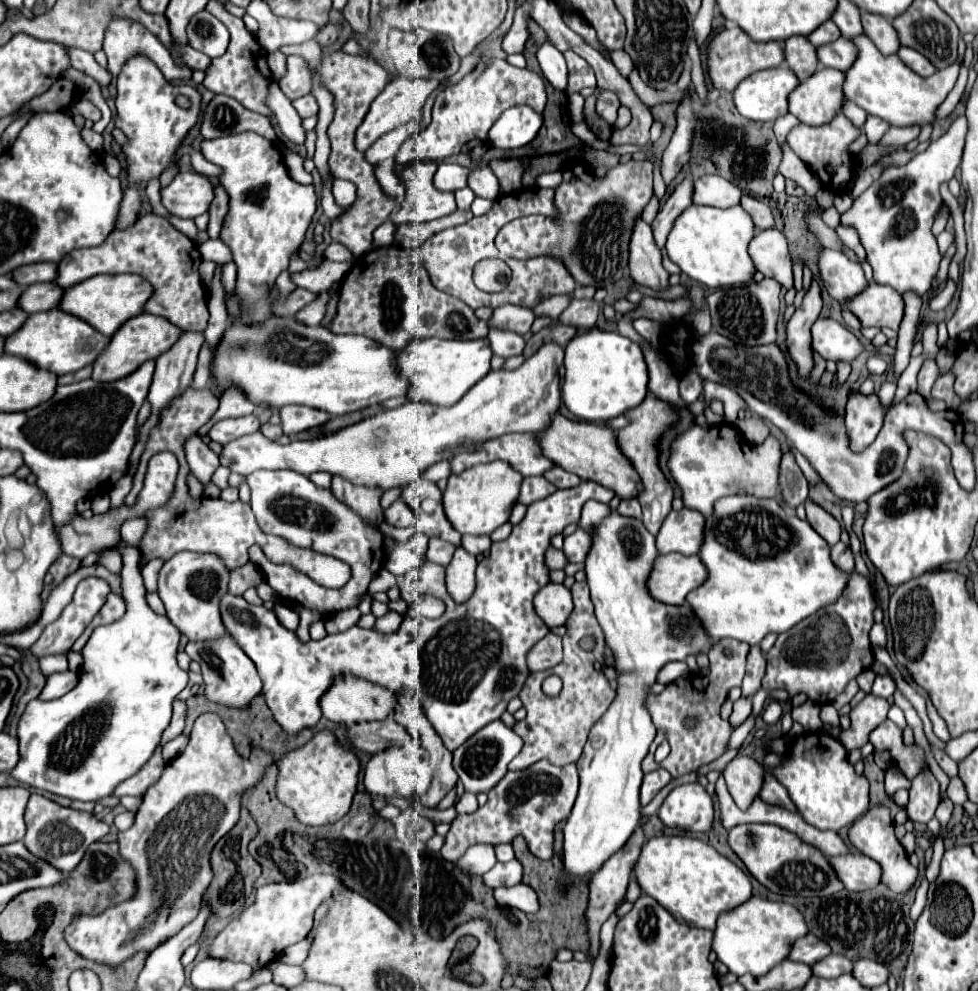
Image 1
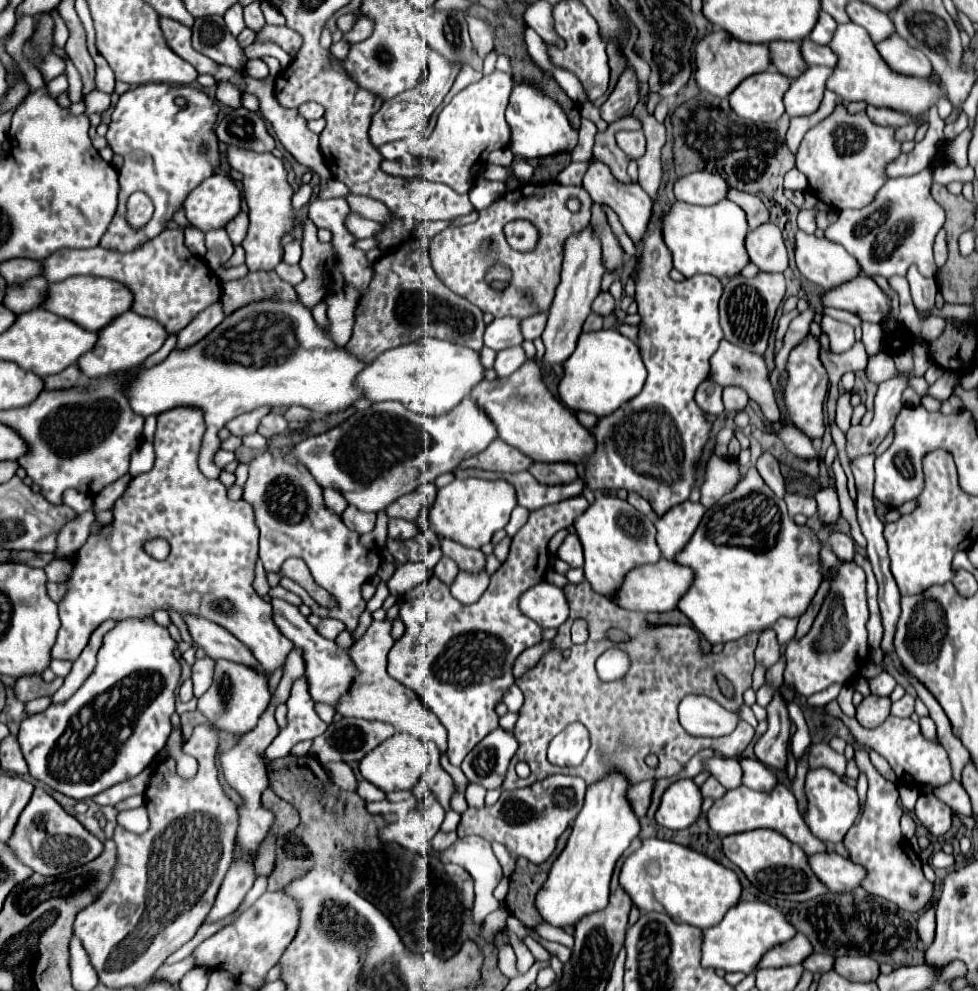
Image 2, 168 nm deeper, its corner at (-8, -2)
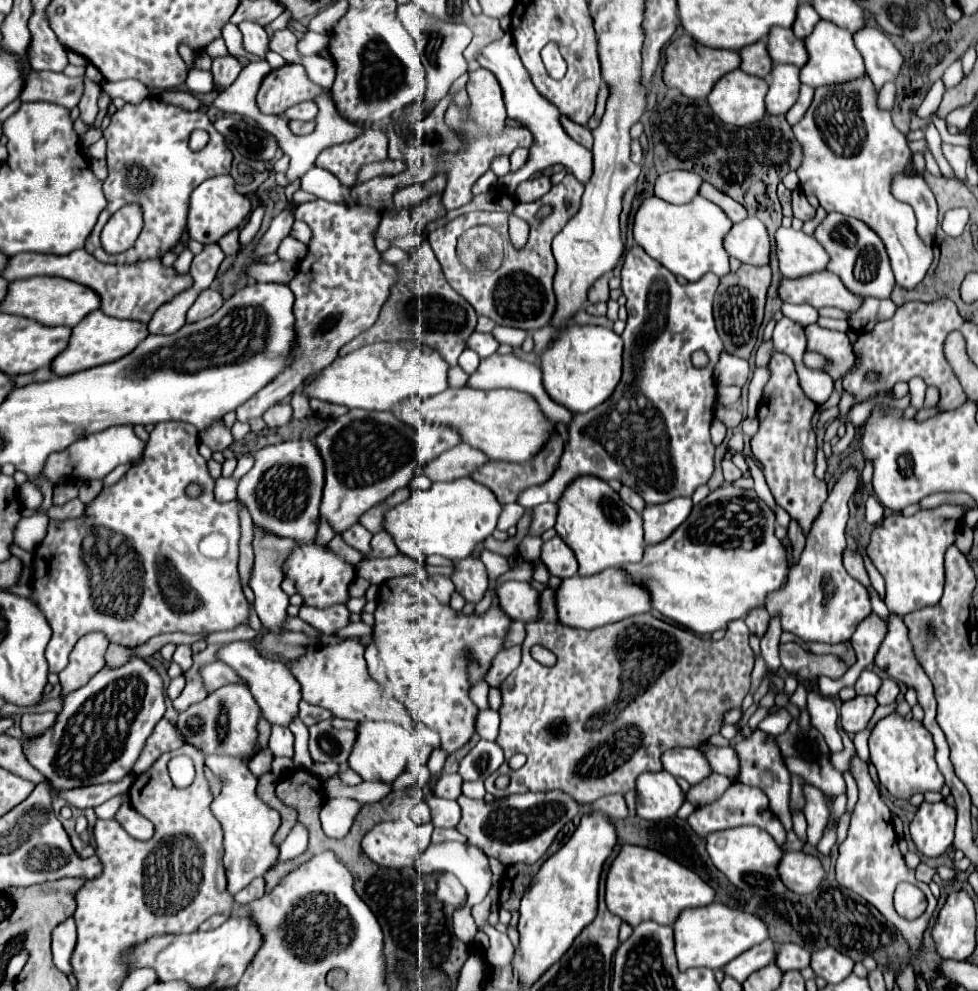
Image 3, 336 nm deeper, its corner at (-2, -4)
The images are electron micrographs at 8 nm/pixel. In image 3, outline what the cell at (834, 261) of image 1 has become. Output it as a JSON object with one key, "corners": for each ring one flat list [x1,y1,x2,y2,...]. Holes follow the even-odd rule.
{"corners":[[785,227,775,231,775,253,781,275,791,279,823,271,829,261,825,249,813,237]]}

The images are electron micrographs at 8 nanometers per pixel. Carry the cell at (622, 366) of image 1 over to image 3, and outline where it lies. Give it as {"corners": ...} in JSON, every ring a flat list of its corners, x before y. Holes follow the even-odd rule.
{"corners":[[569,325,541,353,543,387,549,397,567,407,571,413,585,413,601,405,621,379,623,341,607,327,599,325]]}

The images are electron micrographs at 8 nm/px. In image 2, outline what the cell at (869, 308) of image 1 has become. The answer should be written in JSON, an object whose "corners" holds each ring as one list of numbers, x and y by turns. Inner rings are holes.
{"corners":[[865,275,827,291,823,303,825,307,851,311,867,323,881,323,893,311,889,295,873,281,873,277]]}

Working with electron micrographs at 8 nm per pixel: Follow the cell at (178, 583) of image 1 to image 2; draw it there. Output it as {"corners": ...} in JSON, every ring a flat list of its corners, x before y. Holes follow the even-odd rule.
{"corners":[[193,613,183,615,183,621,187,623,193,645,201,647,211,659,229,659,263,671,261,665,251,655,251,651,241,641,237,641,229,631,217,627,217,623,209,623,209,619,201,619,201,615]]}

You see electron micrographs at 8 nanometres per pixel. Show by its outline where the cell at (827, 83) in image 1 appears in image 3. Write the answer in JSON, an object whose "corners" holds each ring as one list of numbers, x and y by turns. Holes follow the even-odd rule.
{"corners":[[773,65,769,91,765,97,765,109,769,115,781,115,791,109,799,95,799,67]]}

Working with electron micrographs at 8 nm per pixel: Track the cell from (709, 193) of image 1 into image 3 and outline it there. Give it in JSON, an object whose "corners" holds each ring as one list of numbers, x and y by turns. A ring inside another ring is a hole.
{"corners":[[669,171,657,177,653,193,655,197,673,203,673,205,683,205,689,203,697,191,703,179,697,173,687,173,687,171]]}

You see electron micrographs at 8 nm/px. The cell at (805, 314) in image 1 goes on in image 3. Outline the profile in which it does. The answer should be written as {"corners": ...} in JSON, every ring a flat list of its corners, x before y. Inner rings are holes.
{"corners":[[773,353,767,363,771,377,763,389,763,397,757,409,759,431,751,437,753,457,761,463,763,477,777,501,791,519,795,519,803,535,811,531,815,517,821,513,821,505,827,499,827,485,813,475,815,469,815,431,811,427,811,419,817,411,817,405,805,397,799,387,799,379,795,373,795,365,791,357,785,353]]}

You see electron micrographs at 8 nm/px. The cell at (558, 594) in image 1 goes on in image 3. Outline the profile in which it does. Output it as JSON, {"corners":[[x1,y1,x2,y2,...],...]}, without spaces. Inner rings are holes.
{"corners":[[505,581,497,589,501,609,517,621,535,621,539,619,539,593,521,581]]}

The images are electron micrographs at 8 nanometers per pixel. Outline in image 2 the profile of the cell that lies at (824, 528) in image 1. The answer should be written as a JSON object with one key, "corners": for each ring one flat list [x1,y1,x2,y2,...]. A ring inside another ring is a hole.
{"corners":[[831,531,827,545,831,547,831,551,841,559,841,561,853,561,853,553,855,553,855,541,841,533,841,531]]}

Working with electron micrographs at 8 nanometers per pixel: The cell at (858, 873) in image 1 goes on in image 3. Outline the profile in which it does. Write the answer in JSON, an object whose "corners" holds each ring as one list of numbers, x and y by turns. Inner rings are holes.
{"corners":[[787,851,777,865,777,873,793,893,811,893,825,877,821,861,803,851]]}

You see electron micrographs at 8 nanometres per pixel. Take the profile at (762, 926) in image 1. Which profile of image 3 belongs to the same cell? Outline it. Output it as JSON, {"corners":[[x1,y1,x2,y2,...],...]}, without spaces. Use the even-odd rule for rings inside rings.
{"corners":[[711,903,705,905,703,909,685,909,685,913,679,915,679,921,675,921,673,931,675,931,675,955,681,971,693,967,721,969,743,951,767,939,767,925,759,917,747,911,731,909,721,903]]}

